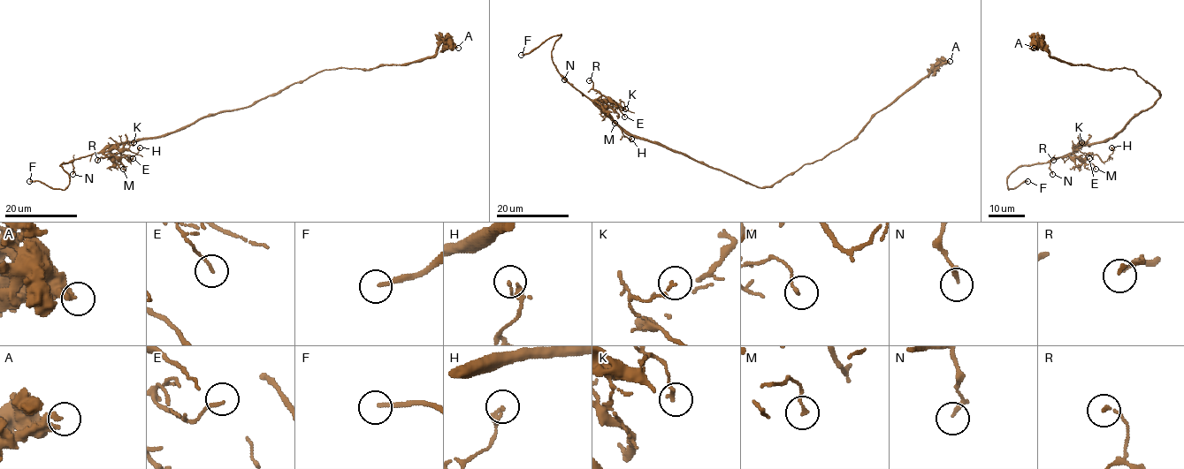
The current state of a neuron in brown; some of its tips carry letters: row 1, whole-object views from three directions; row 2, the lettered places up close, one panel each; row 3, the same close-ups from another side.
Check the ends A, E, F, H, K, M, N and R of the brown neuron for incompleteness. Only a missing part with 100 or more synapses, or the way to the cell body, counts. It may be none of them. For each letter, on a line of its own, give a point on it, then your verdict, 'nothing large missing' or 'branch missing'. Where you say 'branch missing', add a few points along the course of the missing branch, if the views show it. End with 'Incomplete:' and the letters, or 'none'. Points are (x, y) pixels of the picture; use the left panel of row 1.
A: (458, 48) | nothing large missing
E: (133, 158) | nothing large missing
F: (29, 181) | branch missing | (29, 181), (17, 177), (6, 164), (5, 167)
H: (140, 147) | nothing large missing
K: (133, 142) | nothing large missing
M: (123, 169) | nothing large missing
N: (72, 174) | nothing large missing
R: (97, 160) | nothing large missing
Incomplete: F

